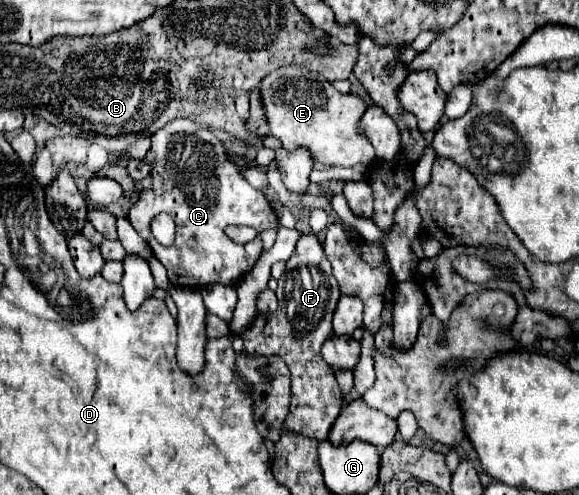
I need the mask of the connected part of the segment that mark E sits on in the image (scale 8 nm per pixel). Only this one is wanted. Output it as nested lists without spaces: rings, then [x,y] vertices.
[[[279,67],[261,79],[261,103],[265,109],[269,131],[287,151],[307,149],[313,161],[331,167],[353,167],[357,163],[371,165],[375,153],[371,143],[359,135],[359,119],[365,111],[363,99],[339,93],[329,81],[319,81],[319,73],[301,67]]]

